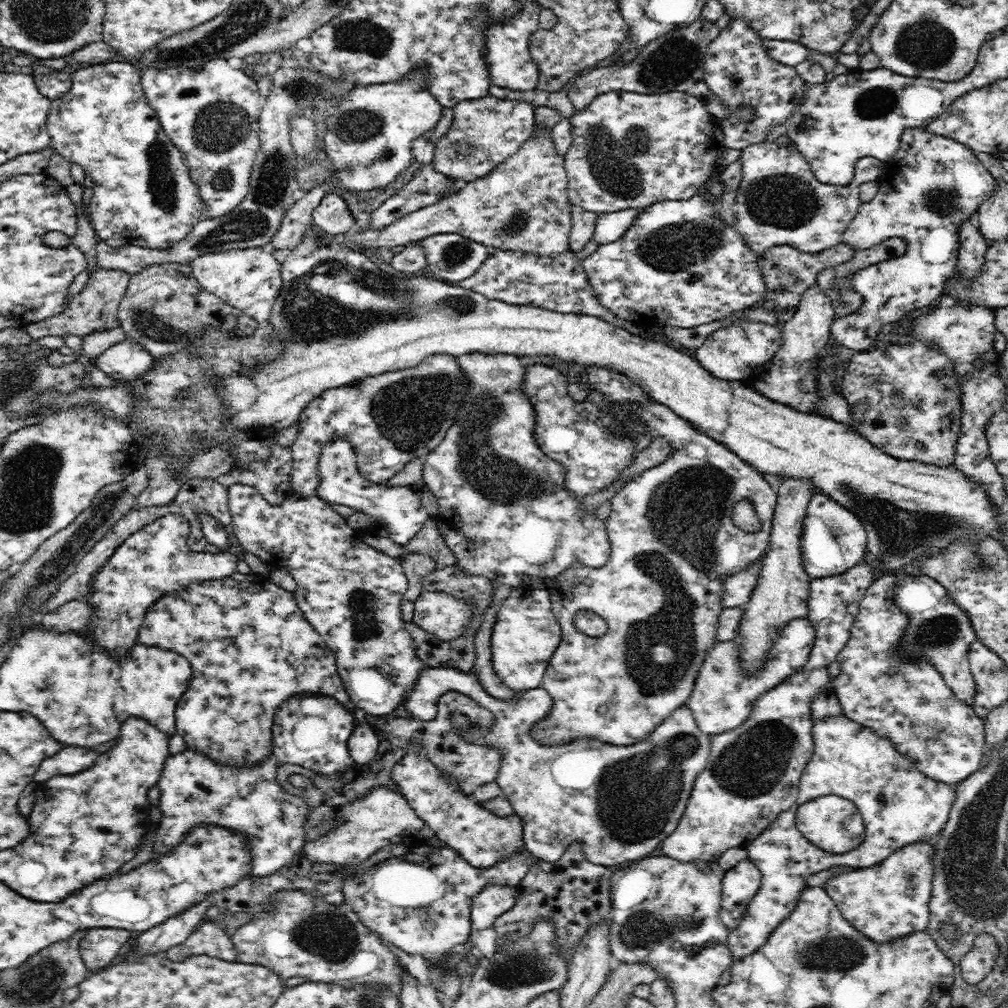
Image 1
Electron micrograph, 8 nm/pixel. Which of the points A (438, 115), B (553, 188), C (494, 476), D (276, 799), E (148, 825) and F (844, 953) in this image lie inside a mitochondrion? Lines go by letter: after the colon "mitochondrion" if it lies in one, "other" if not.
A: other
B: other
C: mitochondrion
D: mitochondrion
E: other
F: mitochondrion

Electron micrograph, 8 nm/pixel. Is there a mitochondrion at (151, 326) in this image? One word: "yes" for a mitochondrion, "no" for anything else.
yes

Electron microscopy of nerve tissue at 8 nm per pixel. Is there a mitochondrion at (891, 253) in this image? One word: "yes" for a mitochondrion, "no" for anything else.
no

